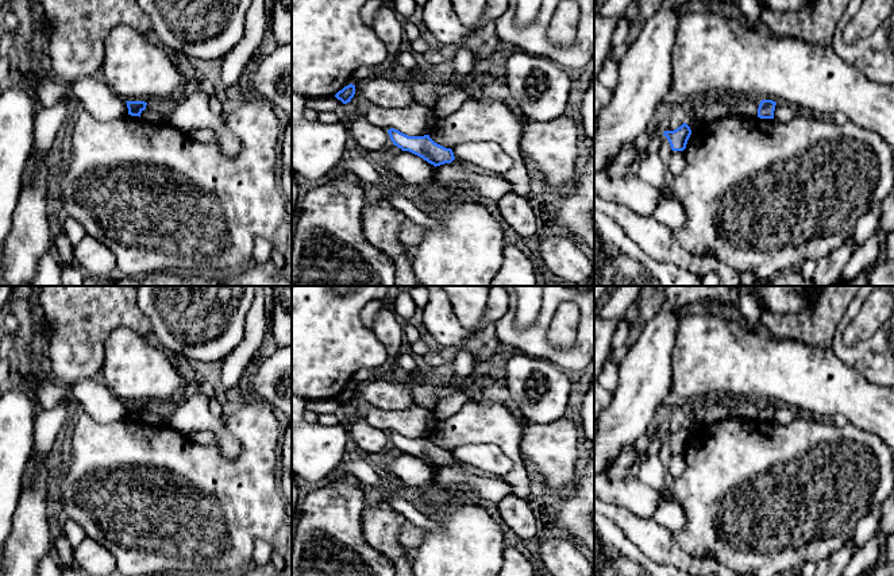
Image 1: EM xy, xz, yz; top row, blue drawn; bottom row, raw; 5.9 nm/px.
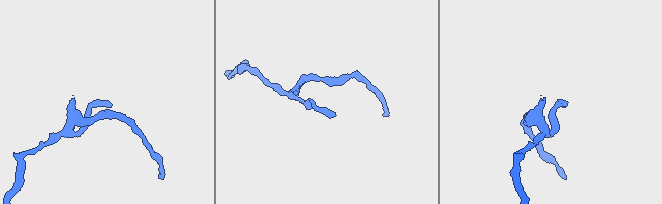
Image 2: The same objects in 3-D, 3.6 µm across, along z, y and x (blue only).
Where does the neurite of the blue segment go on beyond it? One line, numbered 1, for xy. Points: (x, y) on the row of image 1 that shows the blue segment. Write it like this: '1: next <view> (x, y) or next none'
1: next none

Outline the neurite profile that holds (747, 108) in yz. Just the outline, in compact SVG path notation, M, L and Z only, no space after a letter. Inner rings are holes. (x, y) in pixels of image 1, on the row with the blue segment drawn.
M739 97L739 100L729 107L728 115L743 117L743 119L755 119L758 117L759 104L760 100Z

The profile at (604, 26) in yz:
M594 13L594 78L612 50L612 36L621 16L601 16Z

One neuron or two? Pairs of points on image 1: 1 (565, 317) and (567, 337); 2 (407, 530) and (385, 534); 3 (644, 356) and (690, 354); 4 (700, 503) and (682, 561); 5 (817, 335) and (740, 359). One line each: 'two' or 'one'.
1: one
2: two
3: two
4: two
5: two

